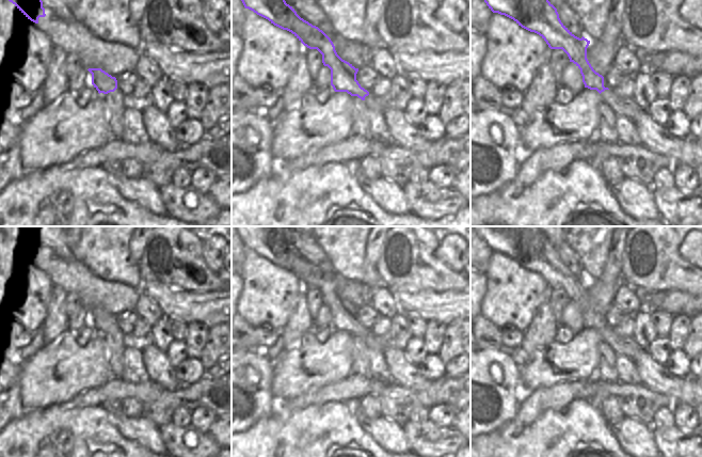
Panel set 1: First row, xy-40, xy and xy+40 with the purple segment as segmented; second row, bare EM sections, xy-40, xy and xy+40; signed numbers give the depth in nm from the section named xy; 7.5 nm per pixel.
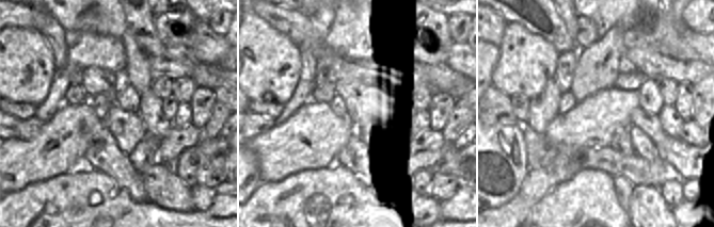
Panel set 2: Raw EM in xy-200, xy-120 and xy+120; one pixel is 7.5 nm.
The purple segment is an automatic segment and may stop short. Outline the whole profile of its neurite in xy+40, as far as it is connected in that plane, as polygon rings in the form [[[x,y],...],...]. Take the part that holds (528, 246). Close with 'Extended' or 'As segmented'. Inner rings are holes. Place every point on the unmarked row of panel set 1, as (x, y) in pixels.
[[[470,226],[493,252],[513,258],[522,267],[539,273],[551,288],[562,288],[579,309],[585,327],[596,329],[602,340],[617,354],[628,359],[636,357],[641,348],[633,337],[620,337],[612,329],[604,326],[604,316],[596,312],[587,298],[590,280],[575,275],[560,259],[557,248],[538,226]]]. Extended

